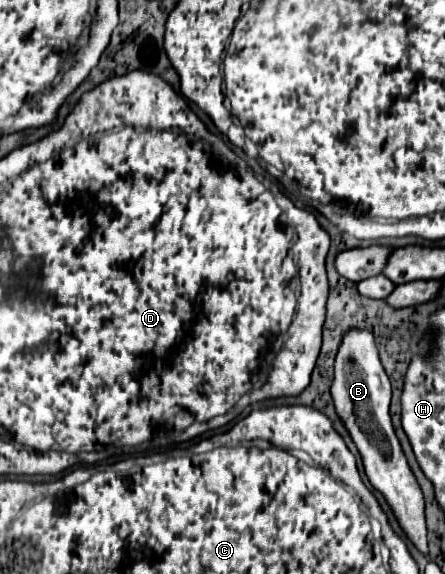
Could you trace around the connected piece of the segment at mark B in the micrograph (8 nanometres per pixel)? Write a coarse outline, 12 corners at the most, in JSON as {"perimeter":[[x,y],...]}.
{"perimeter":[[354,330],[332,398],[406,536],[426,554],[424,496],[392,428],[374,336]]}

